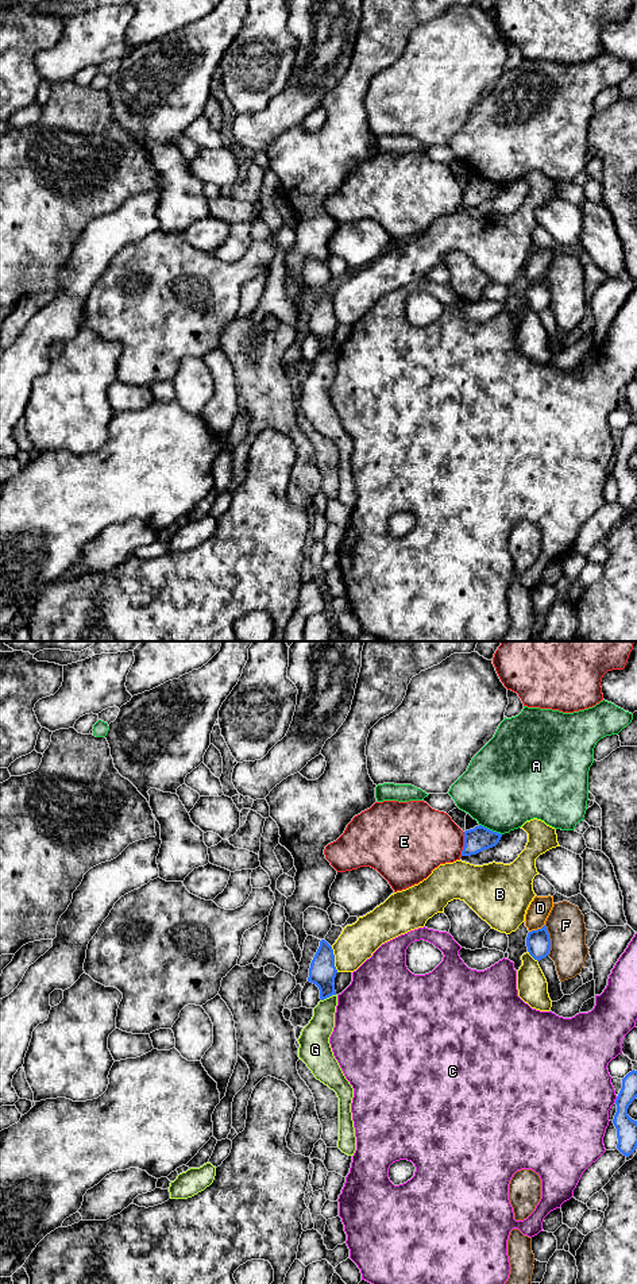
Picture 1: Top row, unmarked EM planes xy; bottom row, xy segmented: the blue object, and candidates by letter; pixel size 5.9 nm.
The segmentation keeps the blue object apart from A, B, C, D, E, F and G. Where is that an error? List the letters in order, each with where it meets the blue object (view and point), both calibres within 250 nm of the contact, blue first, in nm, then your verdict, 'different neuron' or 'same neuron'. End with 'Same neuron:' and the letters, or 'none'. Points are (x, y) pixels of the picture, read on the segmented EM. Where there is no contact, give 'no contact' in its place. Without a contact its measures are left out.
A: xy (489, 829) | 140/460 nm | different neuron
B: xy (334, 959) | 160/220 nm | different neuron
C: xy (616, 1099) | 130/460 nm | different neuron
D: xy (537, 929) | 140/130 nm | different neuron
E: xy (464, 844) | 140/360 nm | different neuron
F: xy (549, 940) | 140/220 nm | different neuron
G: xy (328, 997) | 160/170 nm | different neuron
Same neuron: none

